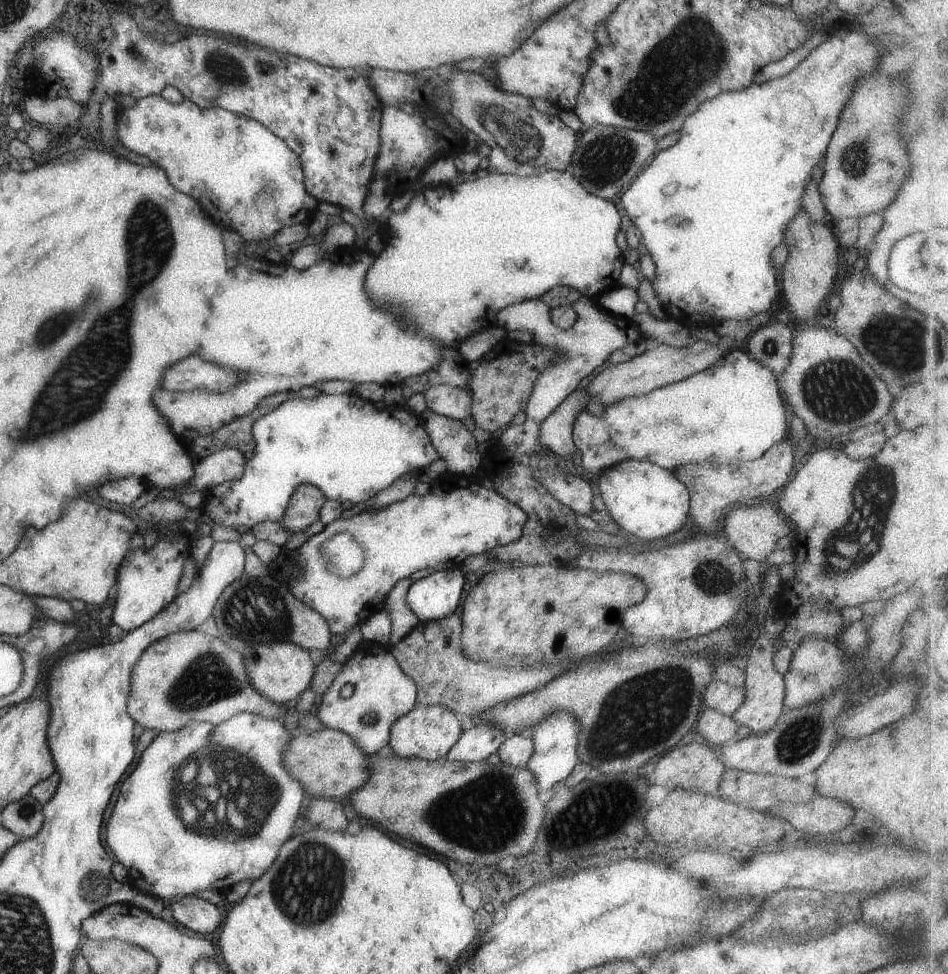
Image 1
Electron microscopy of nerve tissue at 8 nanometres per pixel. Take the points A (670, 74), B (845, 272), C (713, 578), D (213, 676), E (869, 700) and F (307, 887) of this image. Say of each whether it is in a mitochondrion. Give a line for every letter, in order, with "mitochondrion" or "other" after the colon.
A: mitochondrion
B: other
C: mitochondrion
D: mitochondrion
E: other
F: mitochondrion

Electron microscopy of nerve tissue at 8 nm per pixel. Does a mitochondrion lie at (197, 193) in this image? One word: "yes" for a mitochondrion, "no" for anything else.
no

